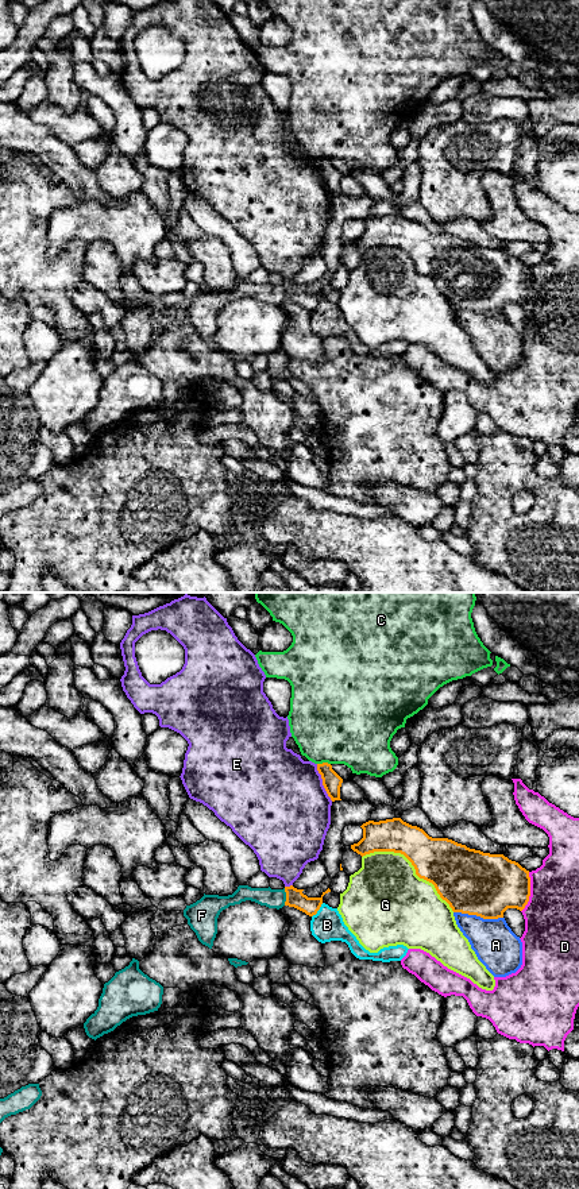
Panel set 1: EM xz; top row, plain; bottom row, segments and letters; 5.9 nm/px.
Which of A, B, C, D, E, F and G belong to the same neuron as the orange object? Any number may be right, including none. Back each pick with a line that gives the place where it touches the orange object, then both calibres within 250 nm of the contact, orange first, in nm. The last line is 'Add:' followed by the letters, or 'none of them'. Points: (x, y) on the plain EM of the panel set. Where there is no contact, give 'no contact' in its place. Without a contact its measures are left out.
Add: none of them

